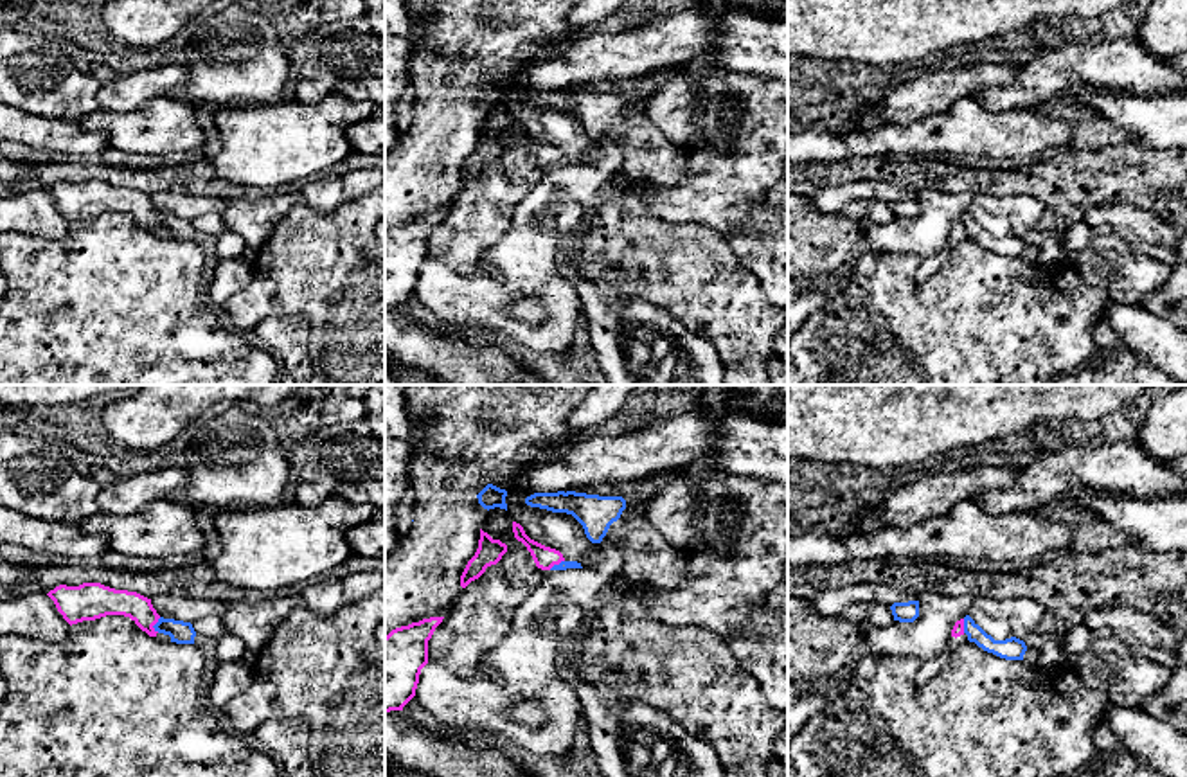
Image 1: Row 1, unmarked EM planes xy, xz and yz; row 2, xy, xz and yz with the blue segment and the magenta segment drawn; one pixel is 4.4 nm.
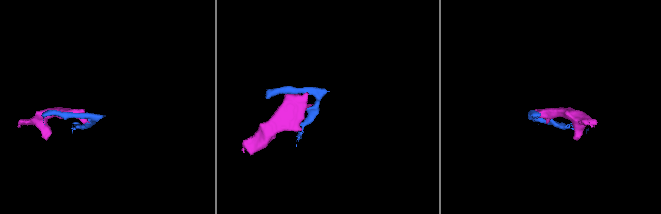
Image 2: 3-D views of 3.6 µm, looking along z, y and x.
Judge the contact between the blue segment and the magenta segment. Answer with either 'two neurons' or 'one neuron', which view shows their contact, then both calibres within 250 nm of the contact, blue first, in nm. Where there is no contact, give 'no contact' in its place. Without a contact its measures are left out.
two neurons | xy | 100/130 nm

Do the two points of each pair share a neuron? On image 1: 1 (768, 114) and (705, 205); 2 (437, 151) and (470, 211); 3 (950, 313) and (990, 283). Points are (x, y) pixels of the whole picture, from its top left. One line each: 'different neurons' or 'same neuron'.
1: same neuron
2: different neurons
3: same neuron

